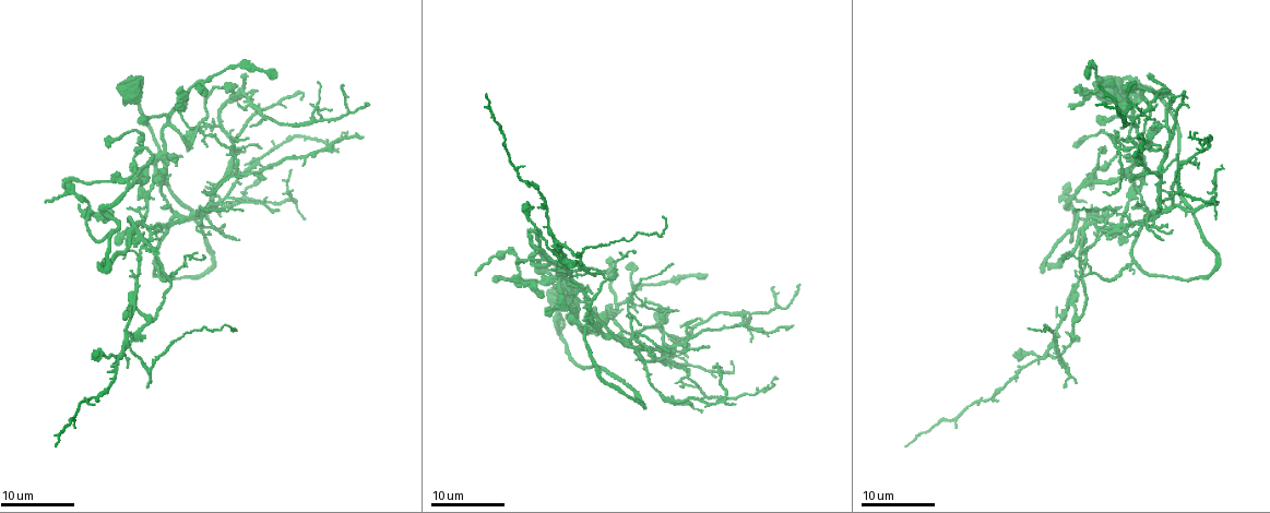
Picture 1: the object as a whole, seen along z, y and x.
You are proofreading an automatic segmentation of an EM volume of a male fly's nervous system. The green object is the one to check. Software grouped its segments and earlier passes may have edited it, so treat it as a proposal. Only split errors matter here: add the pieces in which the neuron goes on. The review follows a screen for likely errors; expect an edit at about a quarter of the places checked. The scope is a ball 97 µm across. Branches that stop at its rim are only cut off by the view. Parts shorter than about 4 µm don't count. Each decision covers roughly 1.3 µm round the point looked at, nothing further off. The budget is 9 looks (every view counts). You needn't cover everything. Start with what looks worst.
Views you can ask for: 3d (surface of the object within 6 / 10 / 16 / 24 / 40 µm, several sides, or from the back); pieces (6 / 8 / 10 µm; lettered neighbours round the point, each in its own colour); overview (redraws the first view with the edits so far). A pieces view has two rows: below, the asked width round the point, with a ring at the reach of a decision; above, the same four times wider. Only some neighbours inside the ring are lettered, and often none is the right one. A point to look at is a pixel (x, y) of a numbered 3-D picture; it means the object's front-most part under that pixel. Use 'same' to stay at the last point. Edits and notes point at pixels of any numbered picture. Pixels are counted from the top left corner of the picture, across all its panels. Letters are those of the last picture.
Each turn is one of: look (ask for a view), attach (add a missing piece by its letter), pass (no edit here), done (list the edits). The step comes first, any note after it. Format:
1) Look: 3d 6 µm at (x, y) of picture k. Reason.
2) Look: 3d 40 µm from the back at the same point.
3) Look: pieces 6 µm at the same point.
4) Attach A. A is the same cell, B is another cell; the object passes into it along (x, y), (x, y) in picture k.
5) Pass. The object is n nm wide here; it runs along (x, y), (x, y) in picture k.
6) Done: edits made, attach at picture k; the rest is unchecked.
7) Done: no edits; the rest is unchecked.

Look: 3d 16 µm at (360, 137) of picture 1. End of a long branch.

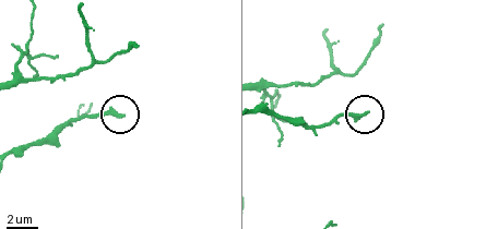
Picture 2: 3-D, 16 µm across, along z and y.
Look: 3d 6 µm at (368, 114) of picture 2.

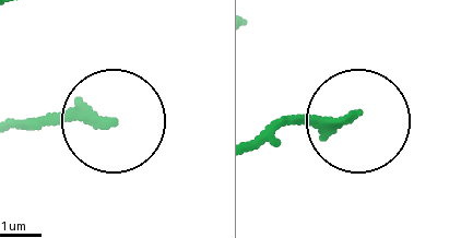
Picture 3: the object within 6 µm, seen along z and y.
Look: pieces 10 µm at (354, 114) of picture 3. What lies round it.

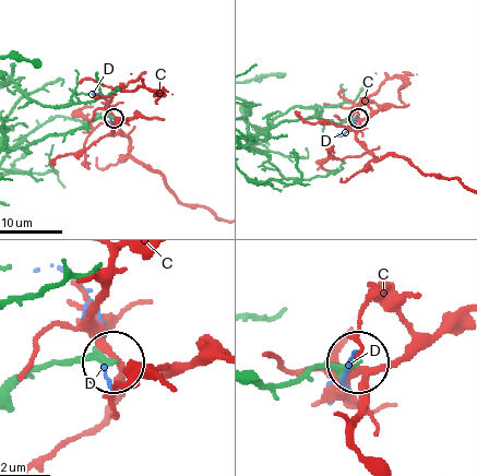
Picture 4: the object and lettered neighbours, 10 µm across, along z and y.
Pass. C and D are other cells; it runs along (12, 392), (50, 367), (110, 360) in picture 4; none of them fits.

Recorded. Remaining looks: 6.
Look: 3d 16 µm at (128, 208) of picture 1. An open end.

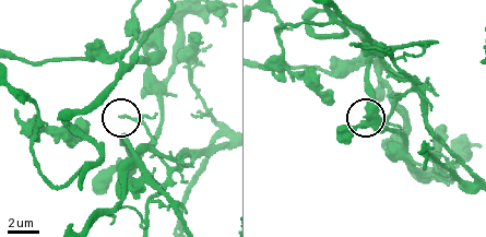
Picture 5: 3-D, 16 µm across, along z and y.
Look: pieces 10 µm at (121, 117) of picture 5.

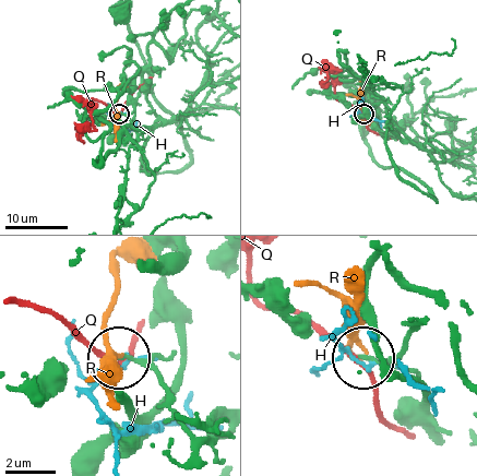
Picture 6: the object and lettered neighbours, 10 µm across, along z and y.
Pass. H, Q and R are other cells; it runs along (424, 321), (403, 348), (367, 360) in picture 6; no lettered piece goes on from it.

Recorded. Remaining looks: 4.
Look: 3d 16 µm at (162, 208) of picture 1. Free end.

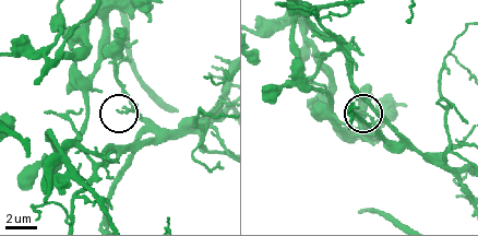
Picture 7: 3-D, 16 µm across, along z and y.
Look: pieces 8 µm at (362, 114) of picture 7.

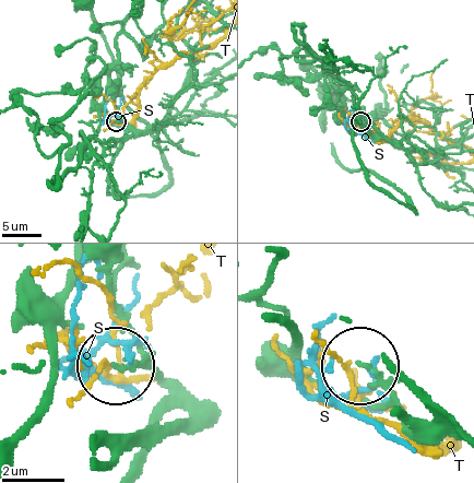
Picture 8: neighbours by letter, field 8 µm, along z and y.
Pass. S and T are other cells; no lettered piece goes on from it.

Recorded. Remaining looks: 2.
Look: 3d 16 µm at (141, 120) of picture 1. Branch stops here.

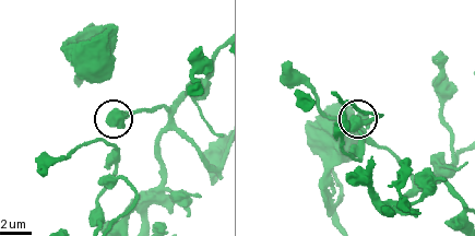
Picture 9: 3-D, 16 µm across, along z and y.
Look: pieces 8 µm at (117, 116) of picture 9.

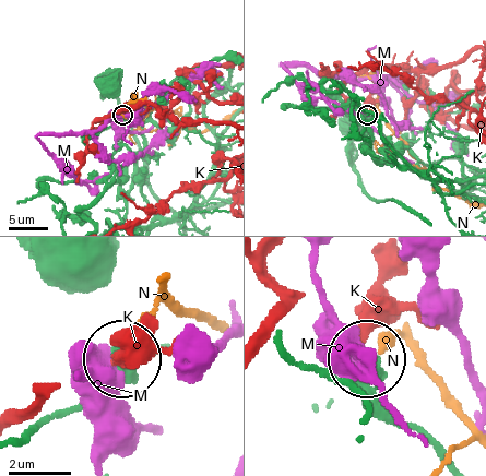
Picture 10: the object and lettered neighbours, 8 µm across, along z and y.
Pass. The object is 690 nm wide here; K, M and N are other cells; none of them fits.

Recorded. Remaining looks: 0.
Done: no edits; the rest is unchecked.

